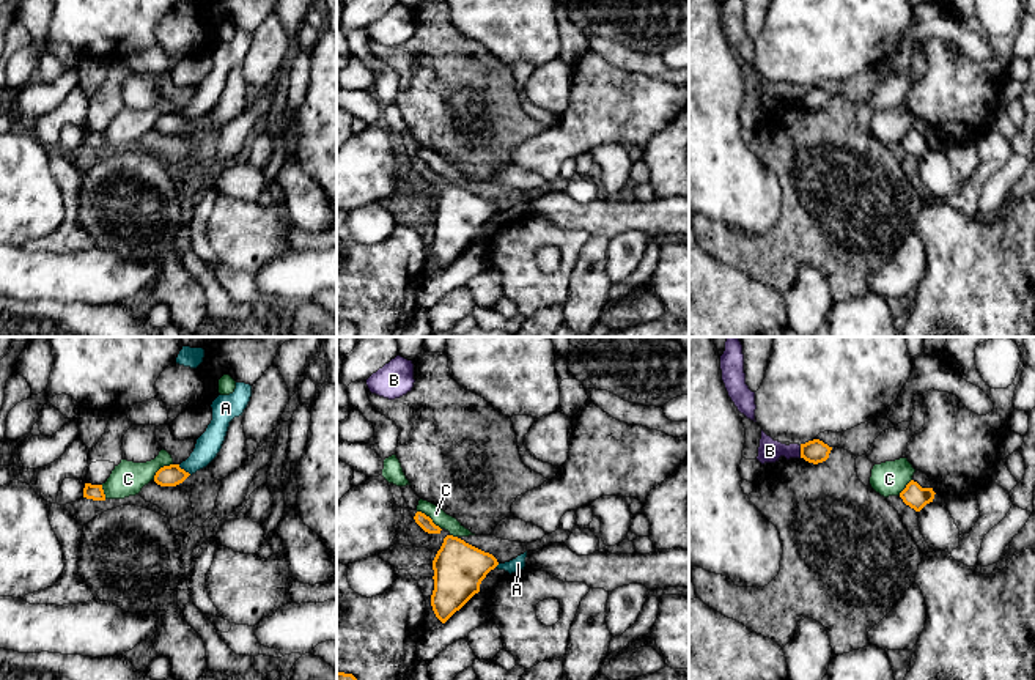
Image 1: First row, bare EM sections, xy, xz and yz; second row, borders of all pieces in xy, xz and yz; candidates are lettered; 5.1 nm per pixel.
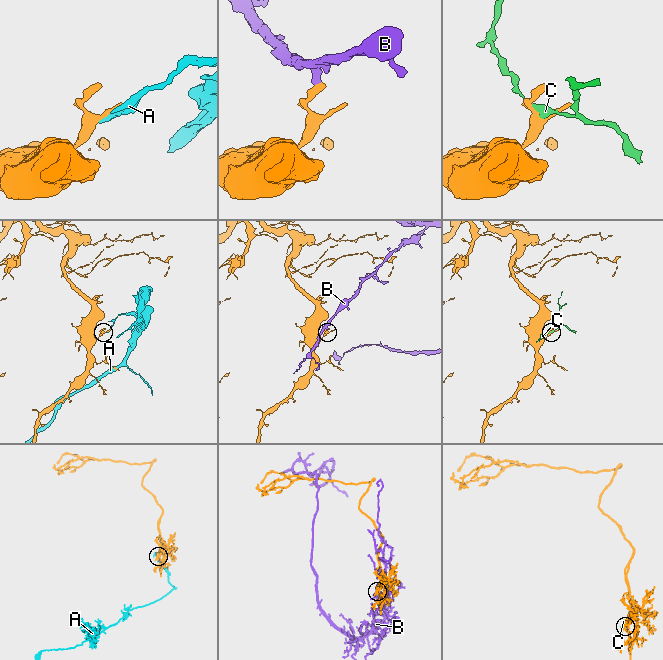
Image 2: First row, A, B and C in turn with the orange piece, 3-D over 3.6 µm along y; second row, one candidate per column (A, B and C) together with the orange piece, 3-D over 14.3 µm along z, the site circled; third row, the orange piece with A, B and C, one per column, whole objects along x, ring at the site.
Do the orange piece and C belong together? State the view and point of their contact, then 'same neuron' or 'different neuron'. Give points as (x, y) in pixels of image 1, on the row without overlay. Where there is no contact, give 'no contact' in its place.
meets orange in xz at (430, 166); different neuron

